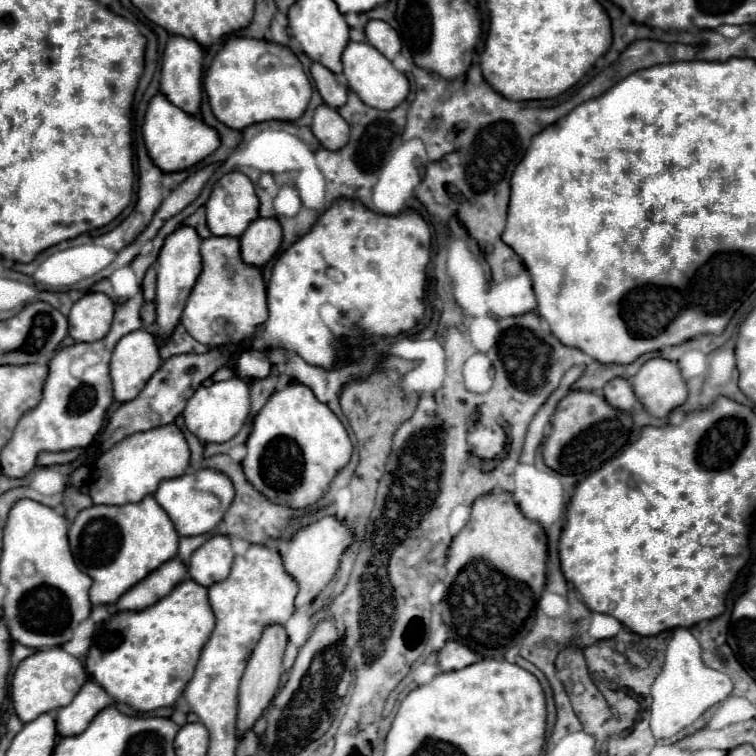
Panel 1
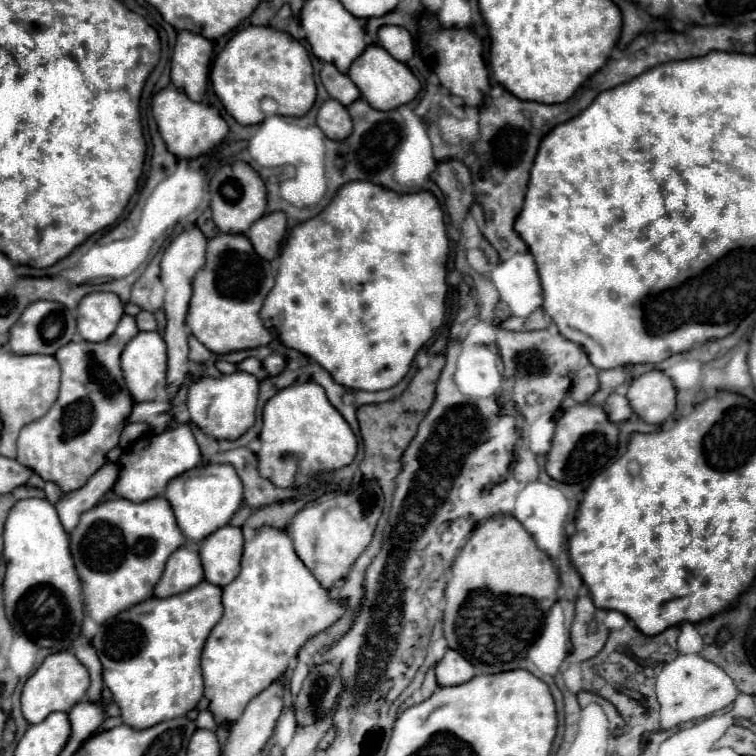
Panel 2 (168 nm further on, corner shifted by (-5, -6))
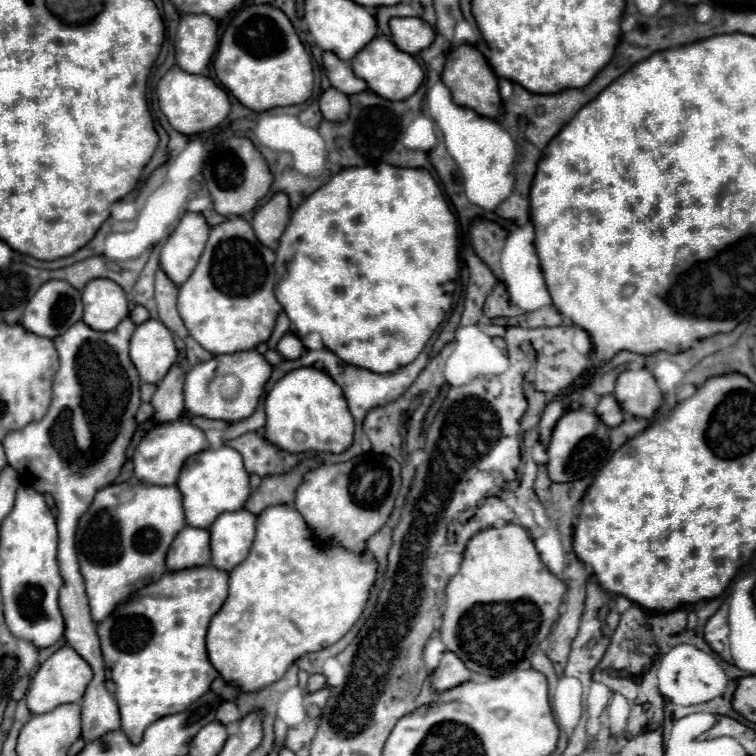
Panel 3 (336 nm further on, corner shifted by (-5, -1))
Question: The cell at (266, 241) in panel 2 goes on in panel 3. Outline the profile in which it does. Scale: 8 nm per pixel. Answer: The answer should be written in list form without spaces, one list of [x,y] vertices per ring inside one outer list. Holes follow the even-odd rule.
[[[278,192],[270,202],[266,202],[264,206],[260,206],[252,218],[252,228],[254,234],[258,236],[258,240],[270,248],[276,250],[278,248],[278,240],[288,224],[290,218],[290,204],[288,204],[288,196]]]

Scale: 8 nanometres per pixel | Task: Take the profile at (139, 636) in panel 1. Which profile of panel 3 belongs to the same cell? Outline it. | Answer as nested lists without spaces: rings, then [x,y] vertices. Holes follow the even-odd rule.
[[[212,564],[188,568],[180,572],[166,572],[160,580],[136,592],[130,600],[122,602],[104,622],[98,624],[104,662],[110,668],[116,684],[116,702],[122,716],[122,730],[132,742],[138,742],[144,730],[162,716],[186,710],[194,700],[208,692],[218,672],[206,656],[206,628],[210,618],[220,610],[228,596],[228,574],[218,572]]]

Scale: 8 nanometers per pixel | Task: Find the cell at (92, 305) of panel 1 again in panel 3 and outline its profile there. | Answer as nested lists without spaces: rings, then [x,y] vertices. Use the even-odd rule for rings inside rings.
[[[106,278],[90,280],[82,290],[84,304],[84,324],[92,330],[108,332],[114,330],[122,318],[128,316],[128,302],[124,290]]]

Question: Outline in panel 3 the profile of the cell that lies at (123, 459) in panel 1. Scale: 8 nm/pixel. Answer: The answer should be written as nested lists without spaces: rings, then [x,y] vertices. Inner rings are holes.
[[[188,420],[158,424],[136,446],[136,452],[134,452],[134,458],[132,458],[134,478],[138,482],[142,482],[142,484],[162,484],[162,486],[176,484],[184,462],[190,456],[194,456],[194,454],[198,454],[198,452],[202,452],[206,448],[208,448],[208,442],[206,442],[202,430],[192,426]]]

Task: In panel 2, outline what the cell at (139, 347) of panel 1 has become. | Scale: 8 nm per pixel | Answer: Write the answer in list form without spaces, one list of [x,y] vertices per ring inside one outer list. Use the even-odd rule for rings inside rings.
[[[140,331],[122,351],[122,369],[134,401],[150,401],[166,385],[166,343],[158,331]]]

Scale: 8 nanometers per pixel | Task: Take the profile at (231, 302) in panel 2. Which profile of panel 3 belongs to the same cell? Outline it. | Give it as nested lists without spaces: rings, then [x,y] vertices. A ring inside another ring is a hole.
[[[228,218],[210,230],[208,244],[198,260],[198,266],[190,278],[178,288],[178,312],[188,328],[188,332],[212,354],[234,354],[242,350],[252,350],[256,344],[266,342],[274,330],[276,318],[282,312],[274,296],[274,252],[258,242],[252,226],[244,218]]]

